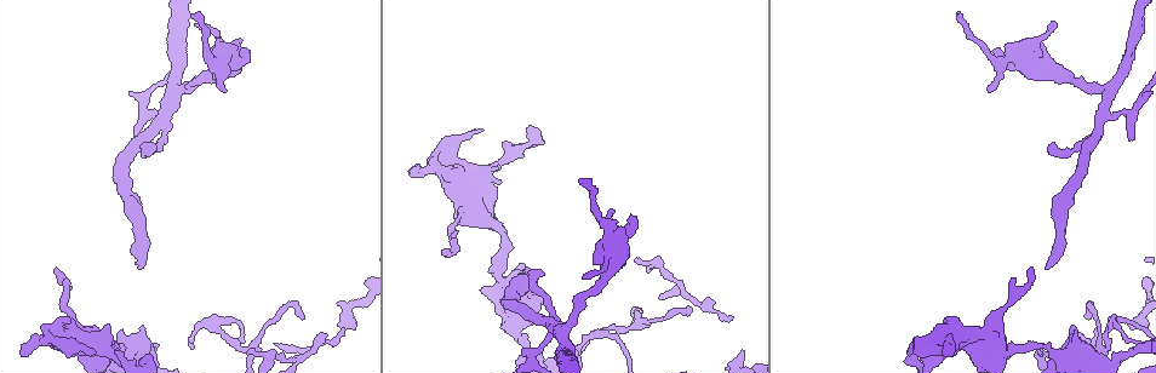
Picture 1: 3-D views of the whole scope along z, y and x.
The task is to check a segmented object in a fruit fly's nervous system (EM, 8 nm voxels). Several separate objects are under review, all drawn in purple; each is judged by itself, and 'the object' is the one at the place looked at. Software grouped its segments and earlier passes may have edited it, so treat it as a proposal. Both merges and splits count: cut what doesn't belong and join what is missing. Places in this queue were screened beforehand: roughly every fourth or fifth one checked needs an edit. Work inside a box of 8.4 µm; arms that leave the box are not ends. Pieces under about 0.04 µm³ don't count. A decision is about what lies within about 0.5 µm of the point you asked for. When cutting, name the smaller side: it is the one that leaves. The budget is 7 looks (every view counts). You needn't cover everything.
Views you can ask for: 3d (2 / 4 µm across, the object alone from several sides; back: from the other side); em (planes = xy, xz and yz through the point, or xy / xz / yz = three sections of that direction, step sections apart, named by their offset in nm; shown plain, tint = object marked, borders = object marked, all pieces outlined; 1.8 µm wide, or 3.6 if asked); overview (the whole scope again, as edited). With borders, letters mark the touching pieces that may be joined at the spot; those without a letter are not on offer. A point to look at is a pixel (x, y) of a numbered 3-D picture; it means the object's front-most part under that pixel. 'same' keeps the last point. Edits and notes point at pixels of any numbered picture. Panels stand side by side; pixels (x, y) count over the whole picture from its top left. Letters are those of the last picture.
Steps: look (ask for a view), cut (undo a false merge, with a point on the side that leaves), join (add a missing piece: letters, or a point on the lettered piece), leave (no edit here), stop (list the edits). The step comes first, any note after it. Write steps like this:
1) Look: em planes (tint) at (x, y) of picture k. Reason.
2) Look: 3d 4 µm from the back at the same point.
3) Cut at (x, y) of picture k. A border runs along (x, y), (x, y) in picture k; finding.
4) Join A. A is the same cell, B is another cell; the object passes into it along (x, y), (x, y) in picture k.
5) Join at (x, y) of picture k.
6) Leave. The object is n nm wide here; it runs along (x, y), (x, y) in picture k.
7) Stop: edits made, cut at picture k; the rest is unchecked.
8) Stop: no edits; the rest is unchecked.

Look: 3d 2 µm at (55, 271) of picture 1. Branch stops here.

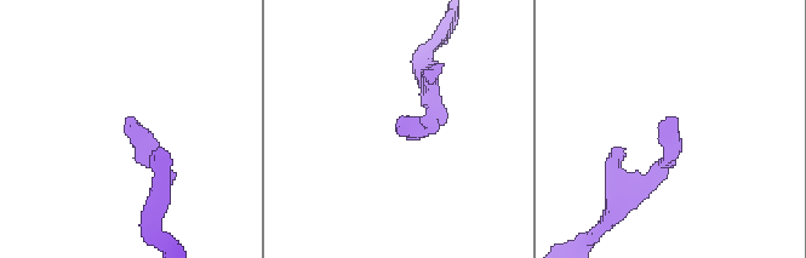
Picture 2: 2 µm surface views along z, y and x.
Look: em 3.6 µm yz step 4 (tint) at (404, 132) of picture 2. Now the EM.

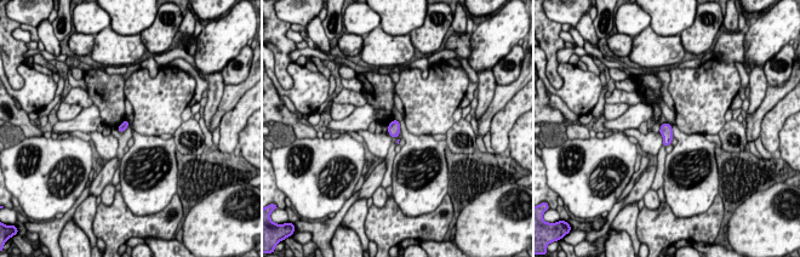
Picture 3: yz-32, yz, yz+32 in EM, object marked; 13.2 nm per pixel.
Look: em 3.6 µm planes (borders) at the same point. Another direction.

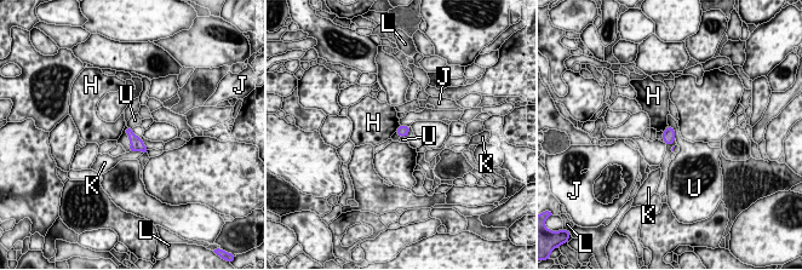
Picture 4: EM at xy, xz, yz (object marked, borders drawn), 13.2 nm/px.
Leave. The object is 160 nm wide here; the longest contact is with U, 190 nm; H, J, K, L and U are other cells; no lettered piece goes on from it.

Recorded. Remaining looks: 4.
Look: em xy step 4 (tint) at (139, 267) of picture 1. Free end.

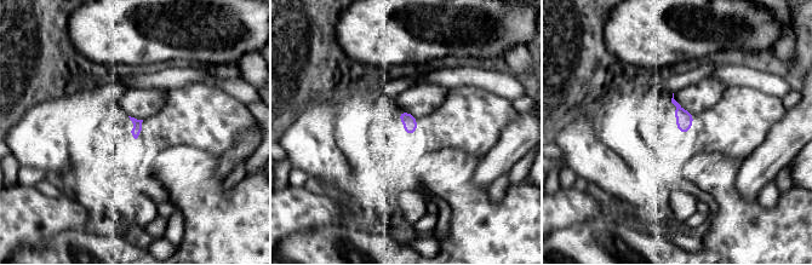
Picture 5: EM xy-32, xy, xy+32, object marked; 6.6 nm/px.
Look: em planes (borders) at the same point.

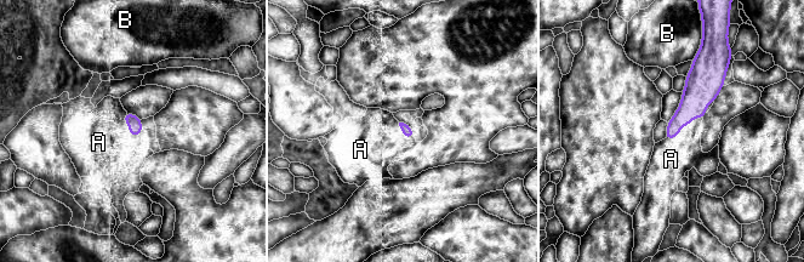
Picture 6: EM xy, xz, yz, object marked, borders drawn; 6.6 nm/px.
Leave. A and B are other cells; a border runs along (702, 118), (663, 140) in picture 6; no lettered piece goes on from it.

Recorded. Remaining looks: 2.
Look: em planes (borders) at (1038, 346) of picture 1. Narrows sharply.

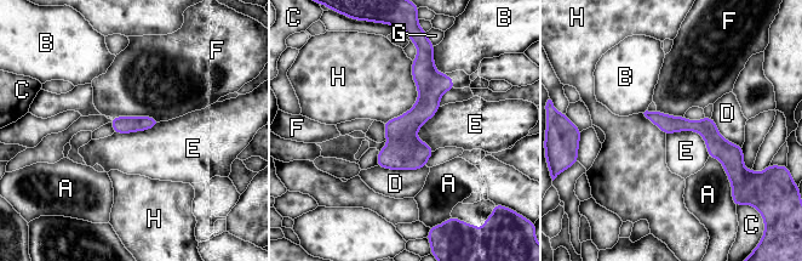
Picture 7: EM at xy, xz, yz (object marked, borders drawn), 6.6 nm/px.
Leave. The object is 110 nm wide here; A, B, C, D, E, F, G and H are other cells; a border runs along (666, 134), (697, 131), (709, 155) in picture 7; all the same neuron.

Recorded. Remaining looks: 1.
Stop: no edits; the rest is unchecked.

